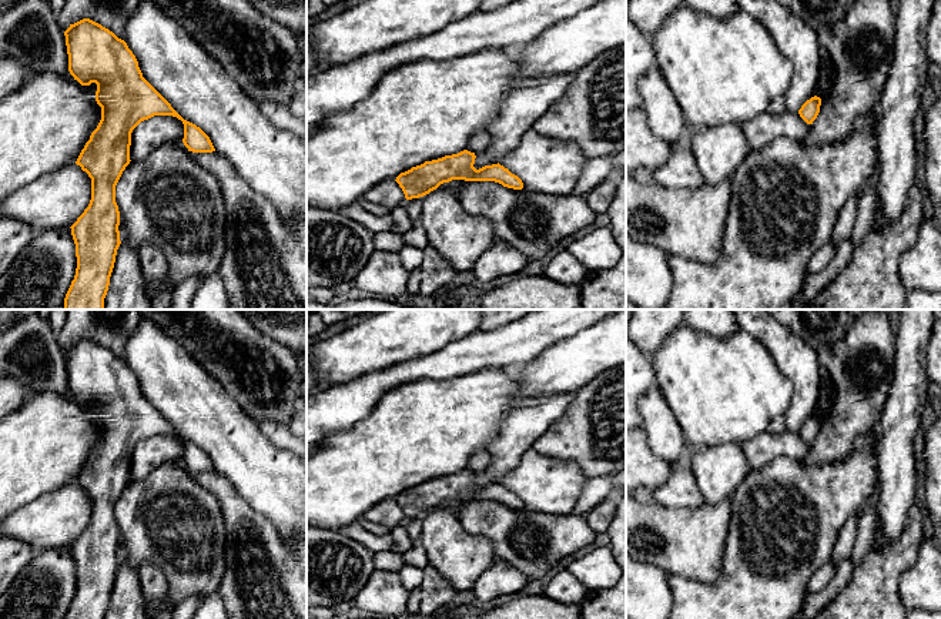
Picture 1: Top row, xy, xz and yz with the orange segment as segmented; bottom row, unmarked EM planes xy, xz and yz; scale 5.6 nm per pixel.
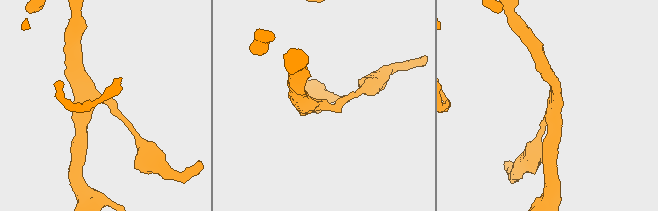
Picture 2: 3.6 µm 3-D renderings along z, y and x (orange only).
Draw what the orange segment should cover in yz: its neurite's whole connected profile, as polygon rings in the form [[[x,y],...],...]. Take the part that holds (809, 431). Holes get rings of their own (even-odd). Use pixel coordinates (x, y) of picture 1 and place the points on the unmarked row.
[[[814,415],[801,425],[798,434],[807,444],[813,444],[813,441],[817,438],[820,432],[820,425],[821,418]]]

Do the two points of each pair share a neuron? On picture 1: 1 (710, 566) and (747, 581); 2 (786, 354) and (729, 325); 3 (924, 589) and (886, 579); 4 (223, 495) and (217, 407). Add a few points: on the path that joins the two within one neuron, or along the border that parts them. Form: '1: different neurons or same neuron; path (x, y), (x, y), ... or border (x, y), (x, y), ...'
1: different neurons; border (726, 538), (722, 572), (709, 582), (689, 579)
2: different neurons; border (737, 324), (740, 328)
3: different neurons; border (918, 554), (900, 578), (901, 604)
4: different neurons; border (216, 469), (245, 499)

